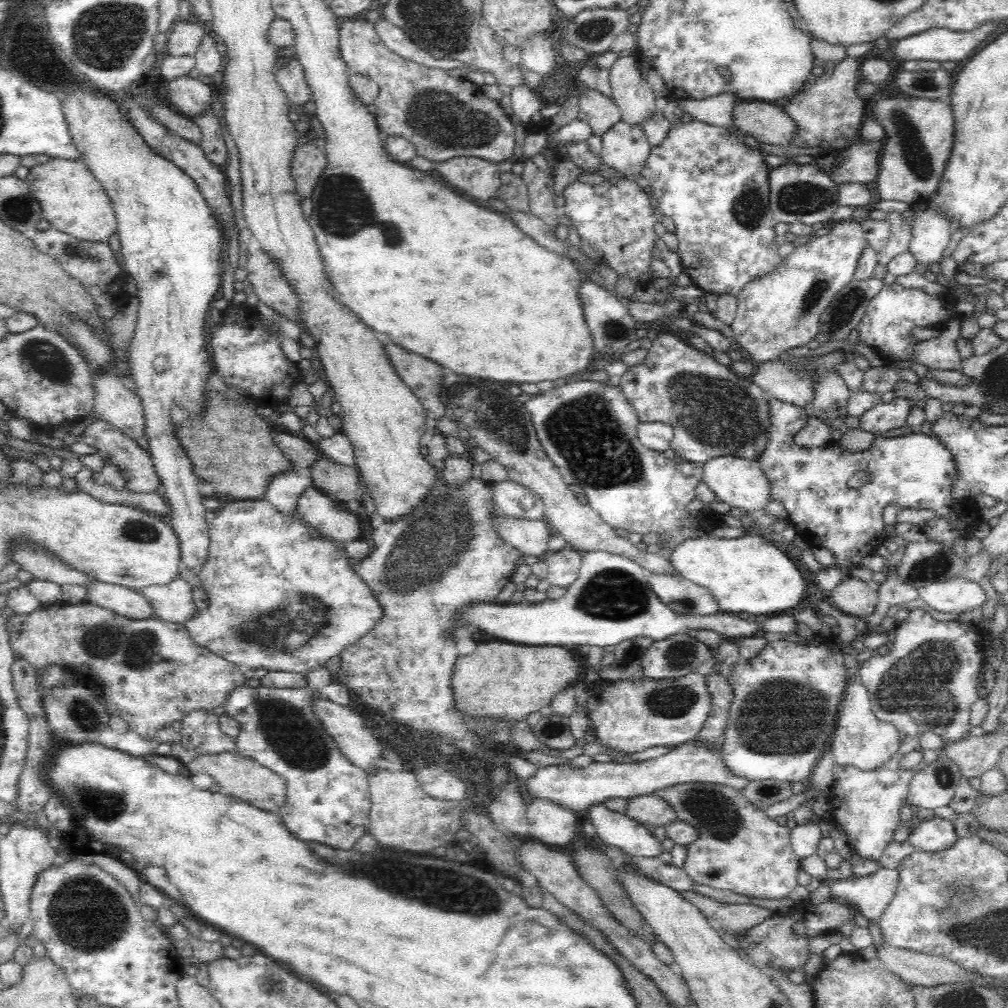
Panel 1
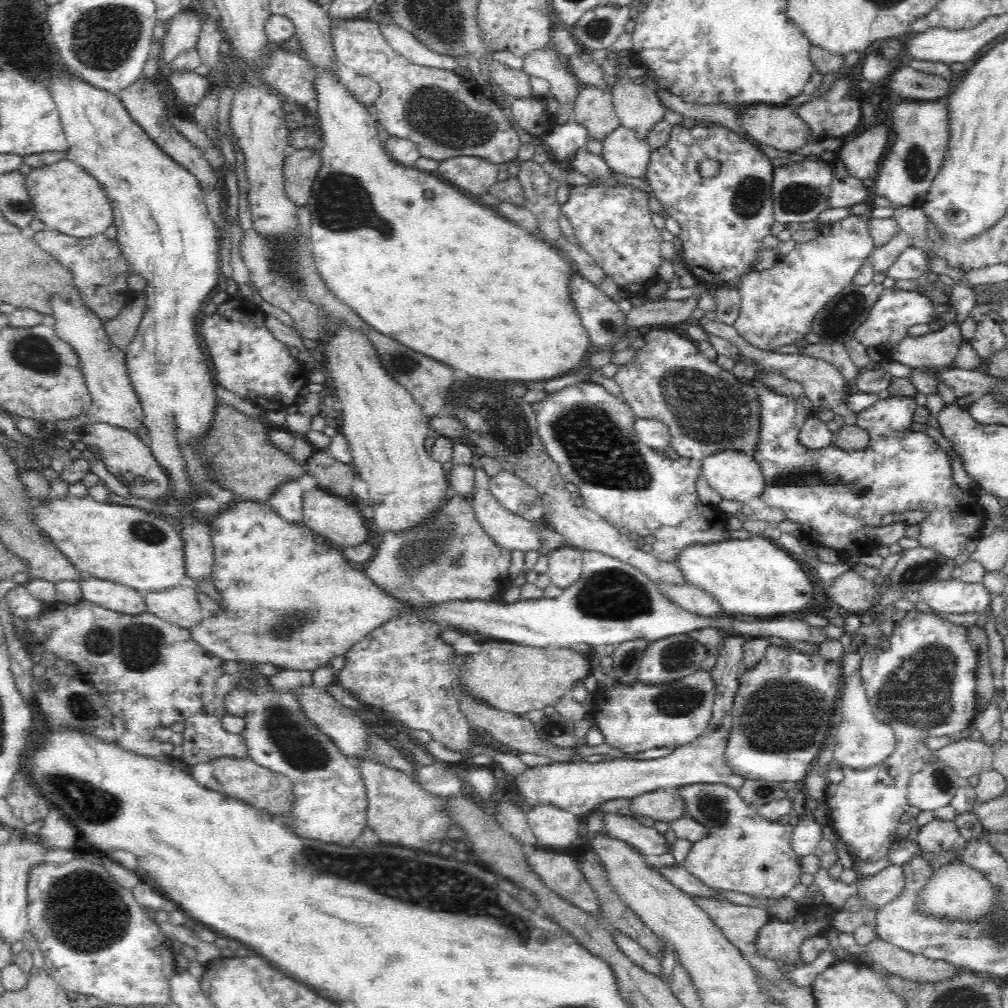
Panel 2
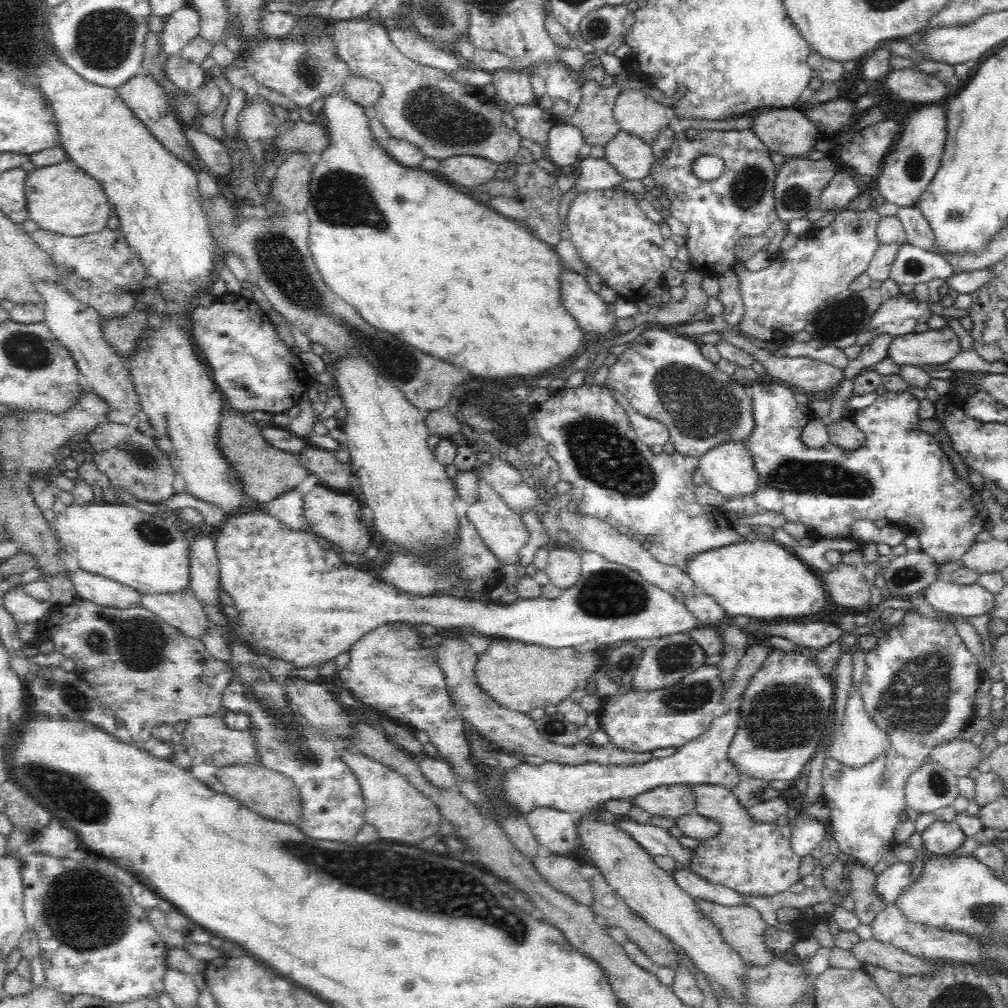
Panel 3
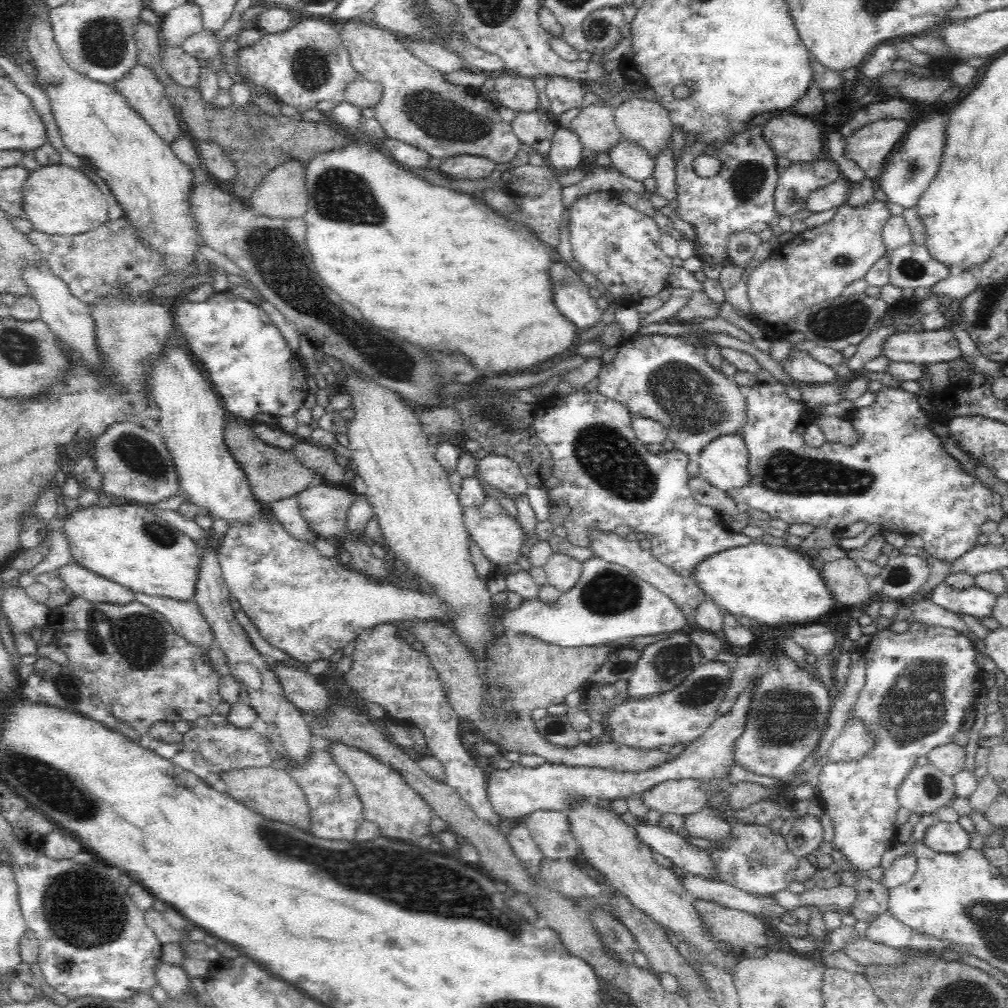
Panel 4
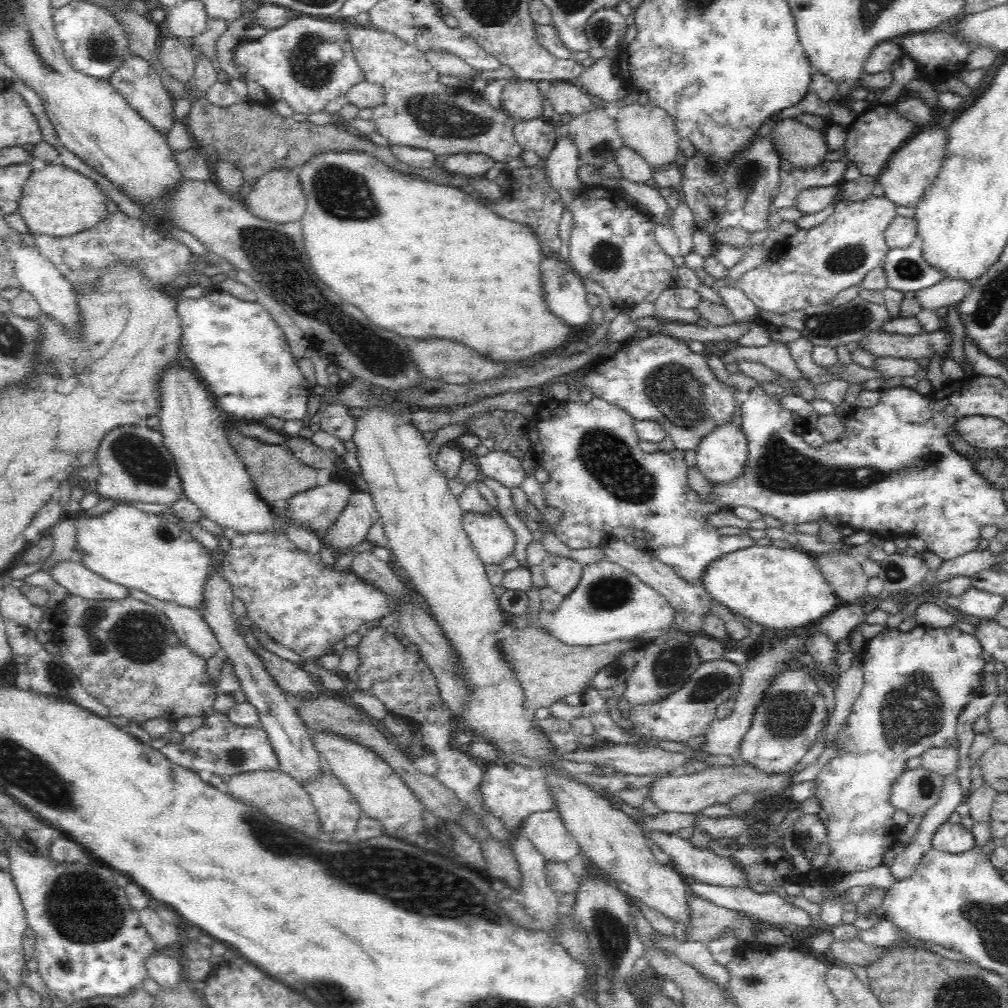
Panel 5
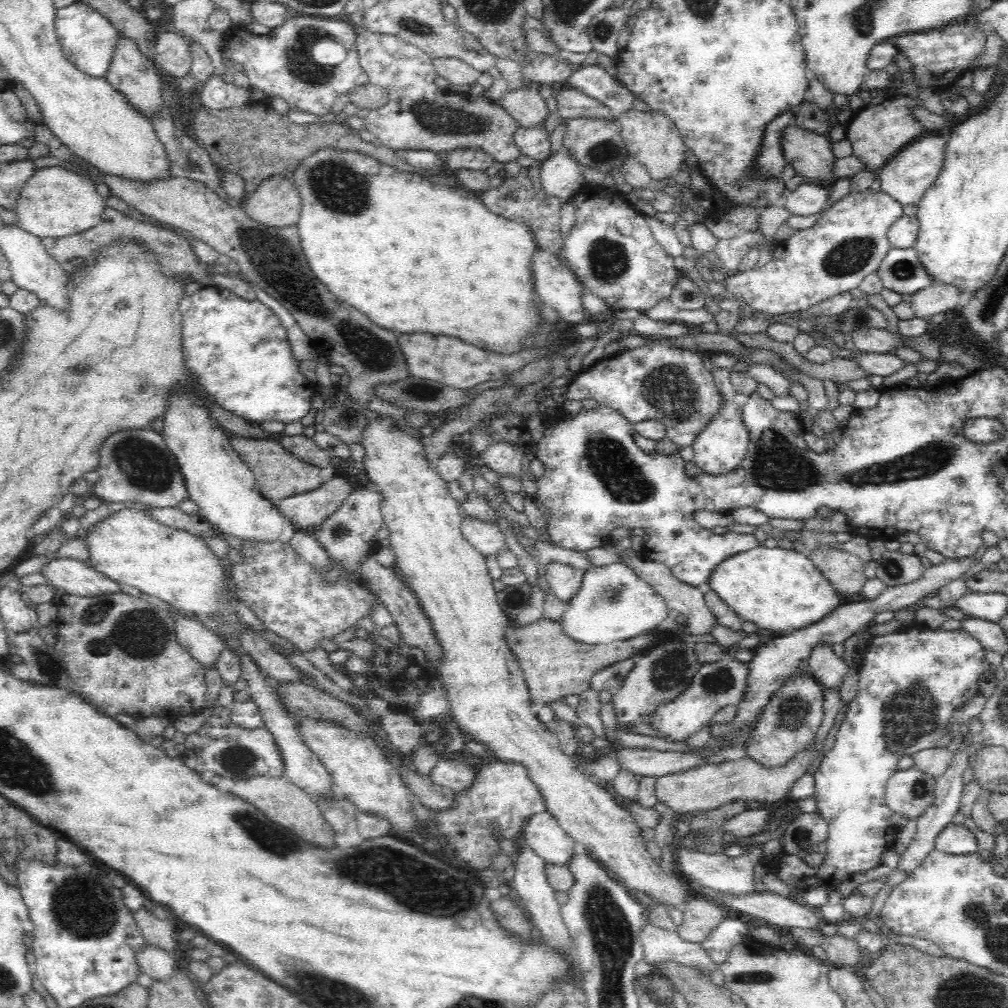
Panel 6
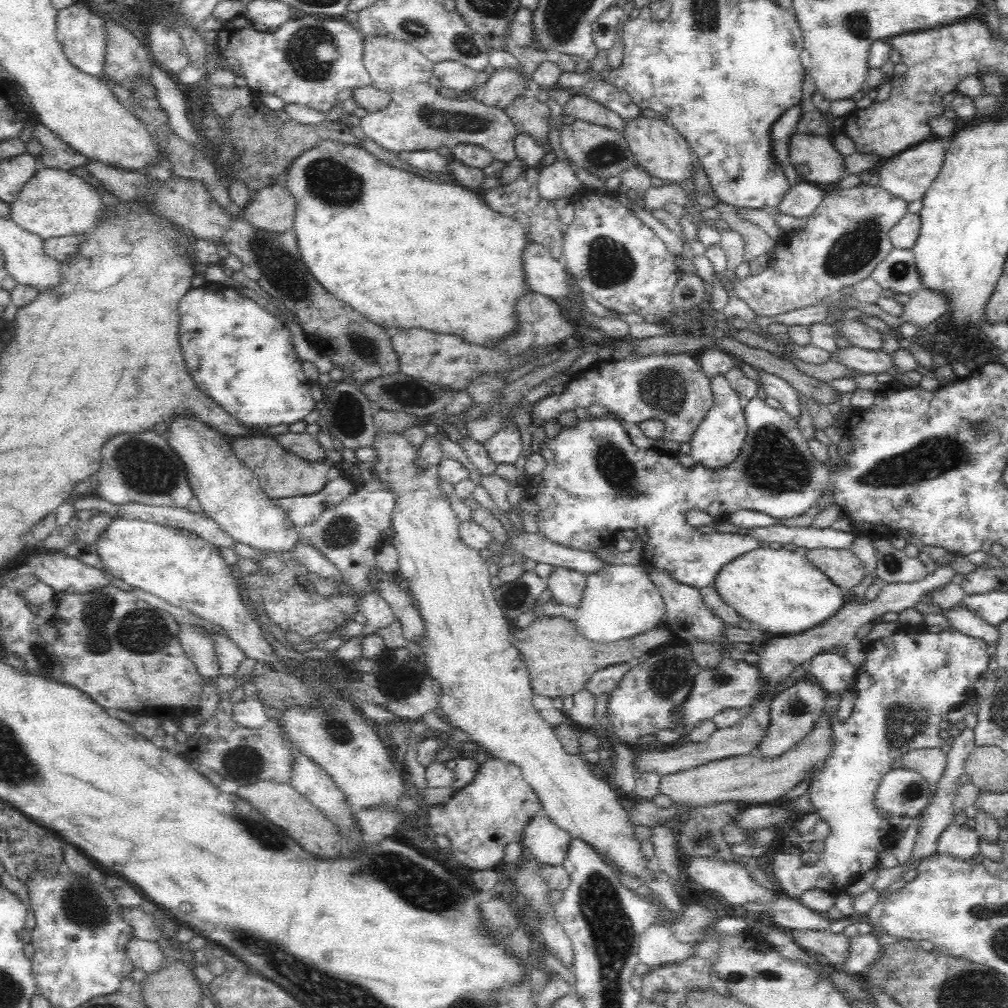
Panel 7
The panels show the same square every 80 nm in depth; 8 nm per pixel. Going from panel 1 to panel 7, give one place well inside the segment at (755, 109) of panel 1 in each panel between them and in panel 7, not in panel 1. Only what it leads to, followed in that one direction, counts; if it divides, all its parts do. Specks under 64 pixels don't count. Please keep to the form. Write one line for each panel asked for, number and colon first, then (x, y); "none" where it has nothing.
2: (780, 127)
3: (790, 132)
4: (790, 136)
5: (805, 148)
6: (811, 155)
7: (816, 159)

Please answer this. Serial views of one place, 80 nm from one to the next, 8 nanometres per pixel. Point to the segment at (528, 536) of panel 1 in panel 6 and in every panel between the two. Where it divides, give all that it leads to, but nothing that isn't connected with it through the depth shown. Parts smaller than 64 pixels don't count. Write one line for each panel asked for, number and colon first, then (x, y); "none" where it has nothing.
2: (509, 531)
3: (502, 530)
4: (498, 536)
5: (491, 537)
6: (487, 539)

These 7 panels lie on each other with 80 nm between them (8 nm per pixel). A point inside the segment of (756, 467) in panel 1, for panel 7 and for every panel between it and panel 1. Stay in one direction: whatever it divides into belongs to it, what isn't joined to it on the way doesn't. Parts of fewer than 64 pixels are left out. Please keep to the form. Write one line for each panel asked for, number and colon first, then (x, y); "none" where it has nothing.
2: (734, 475)
3: (728, 467)
4: (723, 462)
5: (721, 455)
6: (719, 448)
7: (716, 442)

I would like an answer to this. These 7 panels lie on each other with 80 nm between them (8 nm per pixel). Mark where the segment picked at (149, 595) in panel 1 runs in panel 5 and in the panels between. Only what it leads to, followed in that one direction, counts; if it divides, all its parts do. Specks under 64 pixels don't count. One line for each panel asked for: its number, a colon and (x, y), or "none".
2: (178, 605)
3: (183, 611)
4: (186, 619)
5: (192, 630)

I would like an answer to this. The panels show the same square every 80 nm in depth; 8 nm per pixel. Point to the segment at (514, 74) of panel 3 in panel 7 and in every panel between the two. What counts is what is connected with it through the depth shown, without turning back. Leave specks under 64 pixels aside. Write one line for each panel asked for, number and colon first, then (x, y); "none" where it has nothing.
4: (519, 94)
5: (522, 100)
6: (529, 110)
7: (530, 116)

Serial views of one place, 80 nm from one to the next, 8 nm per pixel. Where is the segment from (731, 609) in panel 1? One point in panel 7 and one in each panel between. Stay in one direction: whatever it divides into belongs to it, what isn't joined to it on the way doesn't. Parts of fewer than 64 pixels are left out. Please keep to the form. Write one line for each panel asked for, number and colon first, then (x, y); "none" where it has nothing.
2: (756, 577)
3: (764, 581)
4: (774, 585)
5: (779, 588)
6: (777, 589)
7: (780, 591)

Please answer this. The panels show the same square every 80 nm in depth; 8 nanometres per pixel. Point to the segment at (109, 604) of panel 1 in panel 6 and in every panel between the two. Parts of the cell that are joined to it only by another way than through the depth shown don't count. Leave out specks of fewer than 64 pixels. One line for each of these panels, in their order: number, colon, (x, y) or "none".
2: (120, 598)
3: (92, 587)
4: (84, 583)
5: (72, 575)
6: (70, 576)

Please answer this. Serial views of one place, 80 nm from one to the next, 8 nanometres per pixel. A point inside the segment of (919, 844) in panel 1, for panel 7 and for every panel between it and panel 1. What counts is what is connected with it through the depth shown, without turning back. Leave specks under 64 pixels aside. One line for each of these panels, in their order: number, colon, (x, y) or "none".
2: (938, 837)
3: (941, 838)
4: (950, 838)
5: (953, 838)
6: (956, 840)
7: (960, 842)

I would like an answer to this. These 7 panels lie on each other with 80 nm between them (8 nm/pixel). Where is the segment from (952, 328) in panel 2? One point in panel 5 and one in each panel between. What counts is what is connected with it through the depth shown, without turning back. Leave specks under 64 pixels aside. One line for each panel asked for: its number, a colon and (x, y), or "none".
3: (930, 348)
4: (921, 347)
5: (884, 343)

